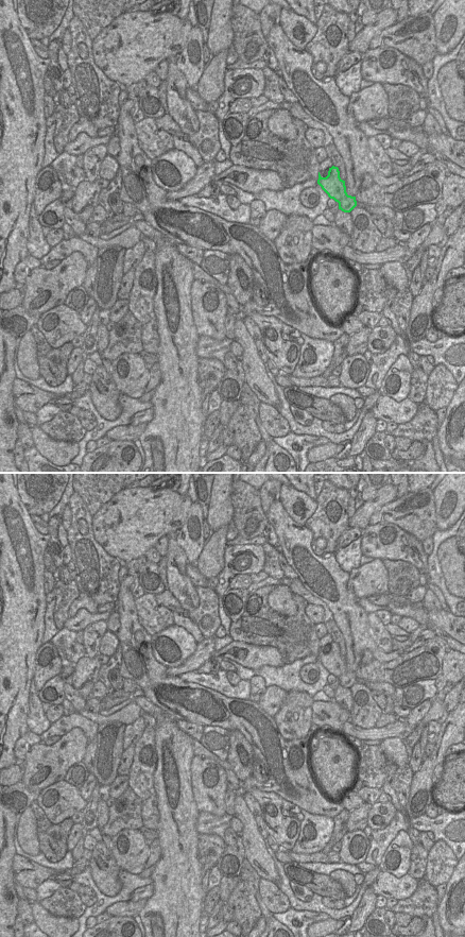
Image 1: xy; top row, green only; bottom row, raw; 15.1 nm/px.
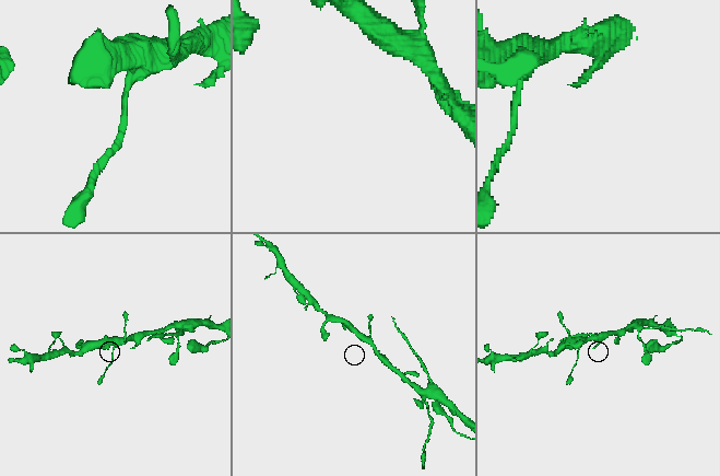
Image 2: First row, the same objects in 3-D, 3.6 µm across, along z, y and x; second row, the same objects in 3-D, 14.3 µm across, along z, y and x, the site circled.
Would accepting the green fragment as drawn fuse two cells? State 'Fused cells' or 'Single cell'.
Single cell.

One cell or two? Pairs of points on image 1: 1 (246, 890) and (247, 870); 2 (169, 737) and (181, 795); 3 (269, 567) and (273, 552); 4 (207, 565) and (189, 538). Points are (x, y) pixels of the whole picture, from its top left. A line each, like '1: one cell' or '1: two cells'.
1: one cell
2: one cell
3: one cell
4: two cells

